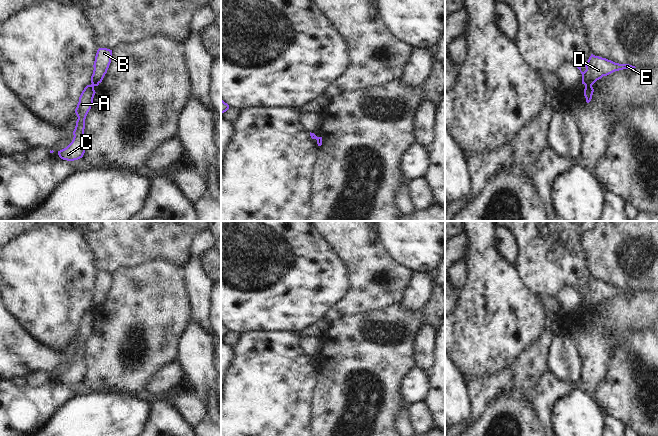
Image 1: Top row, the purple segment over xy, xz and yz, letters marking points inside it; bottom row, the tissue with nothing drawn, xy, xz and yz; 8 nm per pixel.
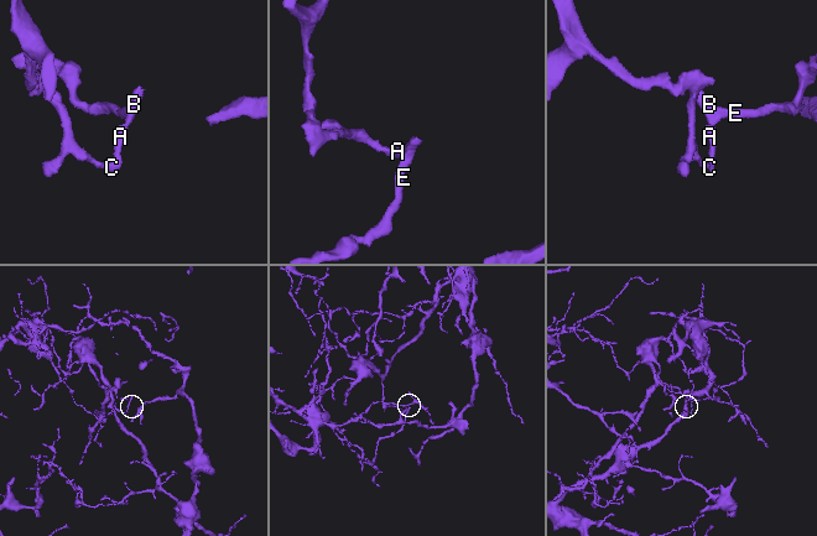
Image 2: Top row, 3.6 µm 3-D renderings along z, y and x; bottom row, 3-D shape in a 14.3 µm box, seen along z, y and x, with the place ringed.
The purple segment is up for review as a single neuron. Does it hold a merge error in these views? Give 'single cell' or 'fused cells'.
fused cells

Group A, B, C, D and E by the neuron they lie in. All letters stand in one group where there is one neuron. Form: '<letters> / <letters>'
A C / B D E

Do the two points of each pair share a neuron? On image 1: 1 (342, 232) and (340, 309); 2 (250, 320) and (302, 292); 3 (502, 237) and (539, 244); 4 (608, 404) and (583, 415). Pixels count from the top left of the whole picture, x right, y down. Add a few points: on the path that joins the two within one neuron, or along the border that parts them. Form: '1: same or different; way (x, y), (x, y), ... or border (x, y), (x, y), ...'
1: same; way (356, 251), (356, 290)
2: same; way (263, 307), (273, 297), (287, 297), (289, 295)
3: different; border (509, 231), (514, 237), (518, 250), (515, 263)
4: different; border (593, 398), (603, 412)

